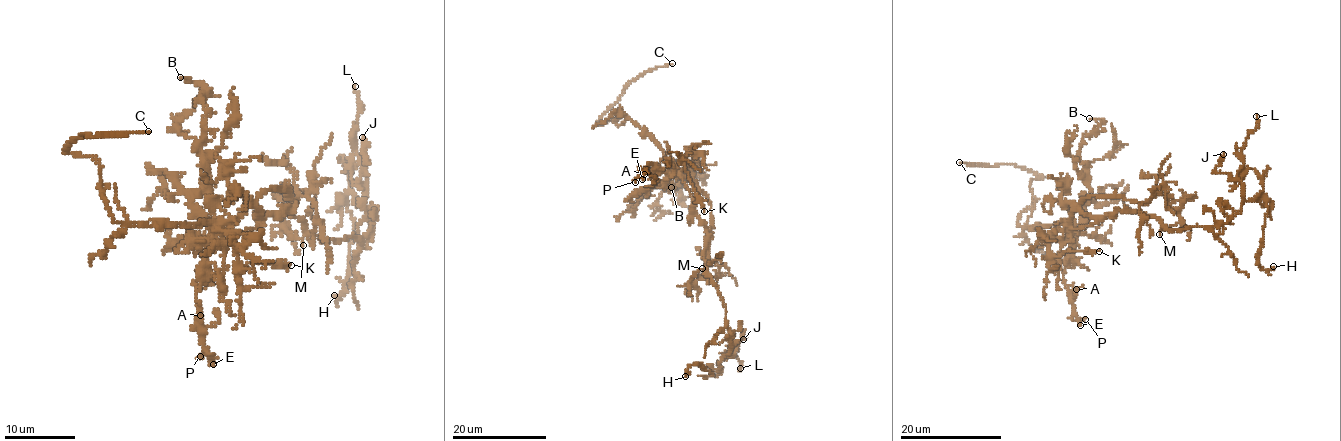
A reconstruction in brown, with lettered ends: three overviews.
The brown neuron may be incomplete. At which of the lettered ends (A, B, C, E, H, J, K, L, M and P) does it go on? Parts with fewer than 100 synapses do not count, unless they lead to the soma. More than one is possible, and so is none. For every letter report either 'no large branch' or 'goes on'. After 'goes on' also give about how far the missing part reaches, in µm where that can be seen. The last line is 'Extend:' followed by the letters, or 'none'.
A: no large branch
B: no large branch
C: goes on | 40 µm
E: no large branch
H: no large branch
J: no large branch
K: no large branch
L: no large branch
M: no large branch
P: no large branch
Extend: C

